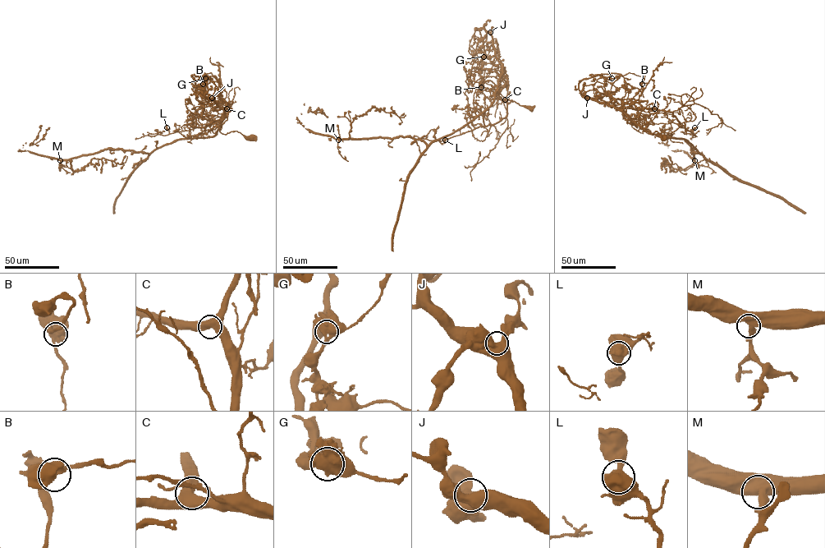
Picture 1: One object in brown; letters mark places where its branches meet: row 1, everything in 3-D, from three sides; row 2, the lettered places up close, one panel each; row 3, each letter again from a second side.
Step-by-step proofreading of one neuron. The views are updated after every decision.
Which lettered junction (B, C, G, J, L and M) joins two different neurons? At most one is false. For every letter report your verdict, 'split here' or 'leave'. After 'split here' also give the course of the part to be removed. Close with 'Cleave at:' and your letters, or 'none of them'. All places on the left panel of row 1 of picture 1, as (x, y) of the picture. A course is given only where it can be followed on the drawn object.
B: leave
C: leave
G: split here | (205, 78), (210, 77), (220, 98), (229, 103), (228, 112), (210, 126), (165, 135), (148, 135), (160, 131)
J: leave
L: leave
M: leave
Cleave at: G

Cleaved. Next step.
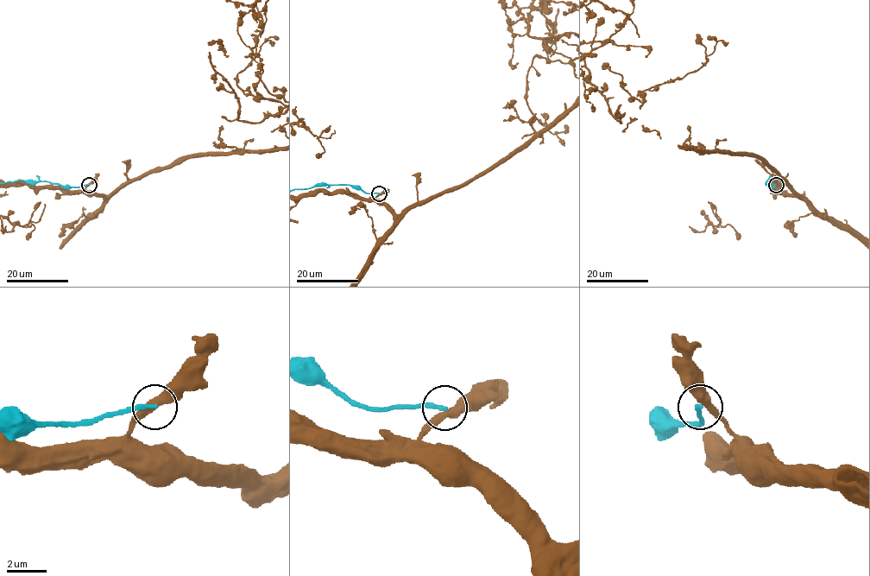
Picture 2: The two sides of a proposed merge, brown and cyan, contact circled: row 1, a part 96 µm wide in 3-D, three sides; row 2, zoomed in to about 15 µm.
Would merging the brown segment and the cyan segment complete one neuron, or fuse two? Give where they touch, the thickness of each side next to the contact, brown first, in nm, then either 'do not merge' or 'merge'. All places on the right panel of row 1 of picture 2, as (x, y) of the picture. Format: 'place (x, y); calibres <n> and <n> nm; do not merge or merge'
place (776, 185); calibres 440 and 240 nm; do not merge

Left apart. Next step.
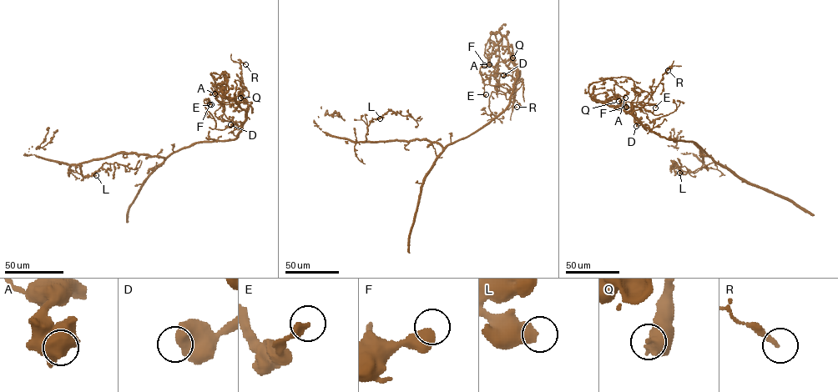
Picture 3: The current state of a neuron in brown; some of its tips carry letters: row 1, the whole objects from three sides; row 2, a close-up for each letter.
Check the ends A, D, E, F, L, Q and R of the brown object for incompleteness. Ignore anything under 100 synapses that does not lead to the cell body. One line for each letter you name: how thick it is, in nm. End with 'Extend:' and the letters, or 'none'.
Extend: none

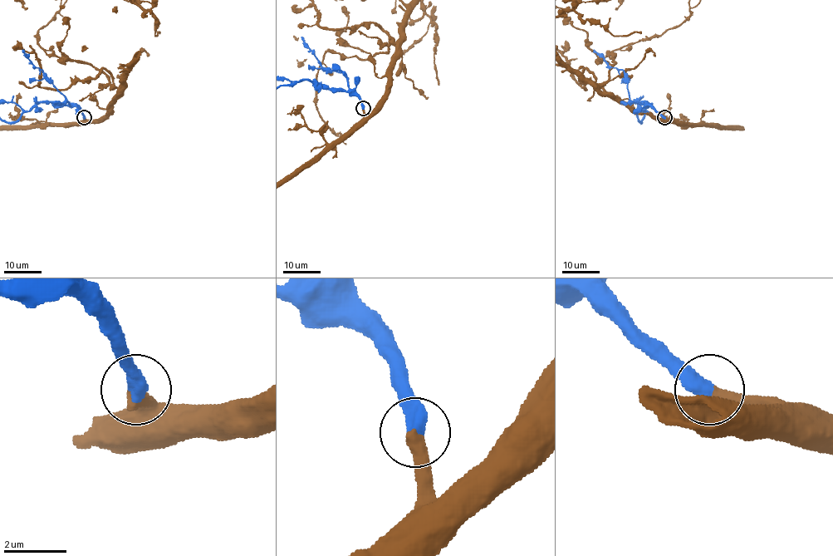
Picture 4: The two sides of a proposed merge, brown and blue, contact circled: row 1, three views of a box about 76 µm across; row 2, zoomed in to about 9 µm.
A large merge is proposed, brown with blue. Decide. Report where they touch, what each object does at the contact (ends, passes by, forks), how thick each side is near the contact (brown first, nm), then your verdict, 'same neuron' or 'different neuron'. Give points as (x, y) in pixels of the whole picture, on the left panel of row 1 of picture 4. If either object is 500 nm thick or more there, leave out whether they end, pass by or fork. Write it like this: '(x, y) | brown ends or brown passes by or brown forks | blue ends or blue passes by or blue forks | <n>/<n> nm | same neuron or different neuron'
(84, 117) | 480/550 nm | same neuron

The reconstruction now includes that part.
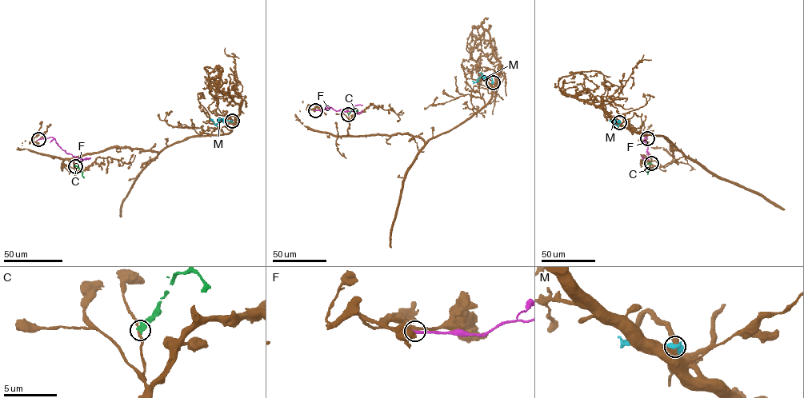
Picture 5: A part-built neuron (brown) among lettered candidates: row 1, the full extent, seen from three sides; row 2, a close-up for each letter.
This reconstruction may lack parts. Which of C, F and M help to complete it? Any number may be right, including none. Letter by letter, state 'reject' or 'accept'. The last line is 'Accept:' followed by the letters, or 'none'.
C: reject
F: reject
M: reject
Accept: none

